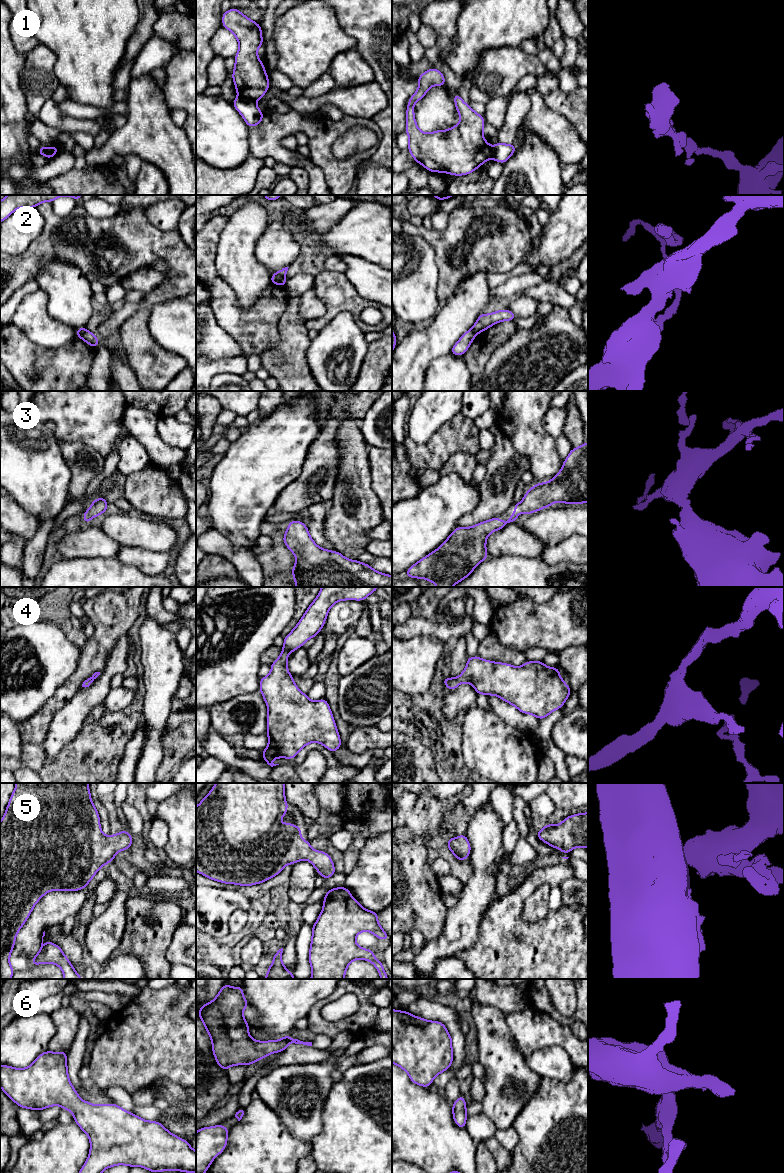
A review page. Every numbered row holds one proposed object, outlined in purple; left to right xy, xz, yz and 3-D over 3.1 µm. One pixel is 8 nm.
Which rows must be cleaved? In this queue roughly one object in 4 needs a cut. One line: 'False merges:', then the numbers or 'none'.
False merges: 1, 2

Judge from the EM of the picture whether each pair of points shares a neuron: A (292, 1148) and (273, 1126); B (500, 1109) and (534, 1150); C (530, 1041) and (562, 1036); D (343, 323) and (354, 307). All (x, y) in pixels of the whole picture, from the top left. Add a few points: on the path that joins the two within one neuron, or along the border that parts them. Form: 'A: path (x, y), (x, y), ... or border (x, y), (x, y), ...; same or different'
A: path (286, 1145), (273, 1132); same
B: border (525, 1105), (511, 1126); different
C: path (538, 1036), (554, 1036); same
D: border (328, 322), (341, 312), (349, 312), (364, 332); different

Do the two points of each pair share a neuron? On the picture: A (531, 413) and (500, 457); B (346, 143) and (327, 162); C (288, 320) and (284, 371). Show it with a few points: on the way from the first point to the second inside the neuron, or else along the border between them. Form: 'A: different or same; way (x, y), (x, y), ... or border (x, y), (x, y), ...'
A: different; border (495, 424), (511, 444), (520, 453), (528, 457)
B: different; border (342, 133), (332, 147), (332, 152), (337, 158)
C: same; way (288, 333), (287, 358)

